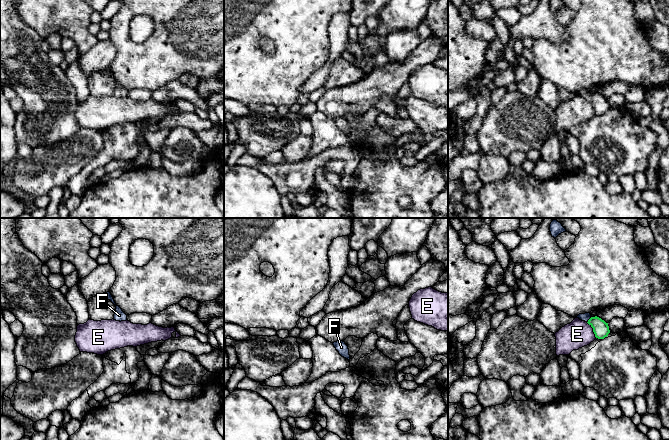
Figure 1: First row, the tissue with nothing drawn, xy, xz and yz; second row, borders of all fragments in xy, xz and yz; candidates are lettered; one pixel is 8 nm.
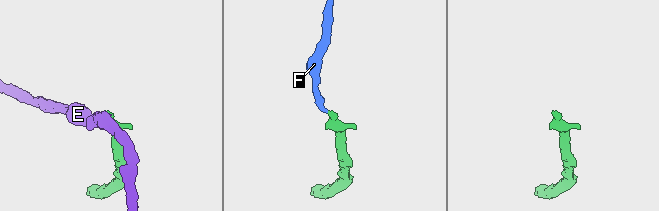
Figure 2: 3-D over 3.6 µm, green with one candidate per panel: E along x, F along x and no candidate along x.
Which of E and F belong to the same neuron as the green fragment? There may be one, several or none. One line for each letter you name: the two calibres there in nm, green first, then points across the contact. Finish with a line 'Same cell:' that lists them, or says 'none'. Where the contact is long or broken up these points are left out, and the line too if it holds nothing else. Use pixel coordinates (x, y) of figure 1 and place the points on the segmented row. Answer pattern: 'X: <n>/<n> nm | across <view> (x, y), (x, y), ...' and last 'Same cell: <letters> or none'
F: 130/70 nm | across yz (601, 330), (588, 320), (585, 317)
Same cell: F

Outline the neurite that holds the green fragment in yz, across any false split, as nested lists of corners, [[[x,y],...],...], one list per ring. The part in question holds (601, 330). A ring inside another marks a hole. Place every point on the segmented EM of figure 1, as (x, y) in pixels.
[[[585,313],[579,314],[577,318],[587,322],[593,328],[595,337],[598,339],[604,339],[610,333],[608,323],[597,316],[592,317],[590,313]]]

